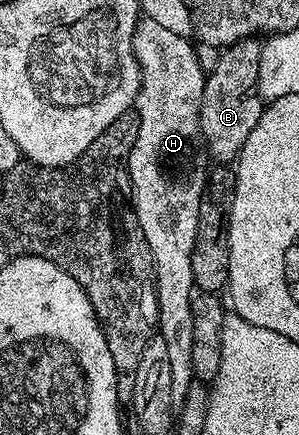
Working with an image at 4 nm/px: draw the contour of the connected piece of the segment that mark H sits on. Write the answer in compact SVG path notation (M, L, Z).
M146 16L138 21L133 37L133 51L141 69L141 87L135 103L139 116L139 136L135 136L135 144L127 159L129 179L133 185L133 211L137 214L153 257L153 272L157 283L157 328L163 344L167 344L167 356L171 363L171 396L177 404L184 401L187 388L195 379L191 356L191 348L195 344L195 287L191 276L191 256L199 220L199 196L203 196L207 167L211 162L200 130L200 101L203 100L207 72L200 66L194 43L191 42L188 37L176 35Z

